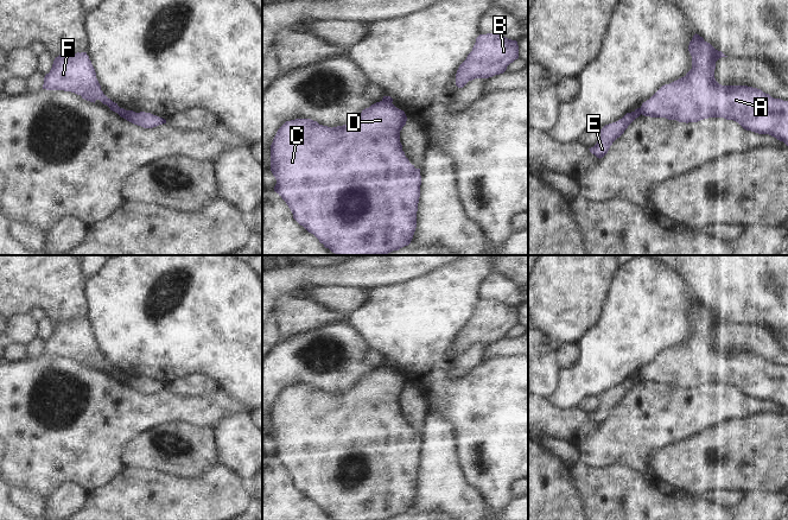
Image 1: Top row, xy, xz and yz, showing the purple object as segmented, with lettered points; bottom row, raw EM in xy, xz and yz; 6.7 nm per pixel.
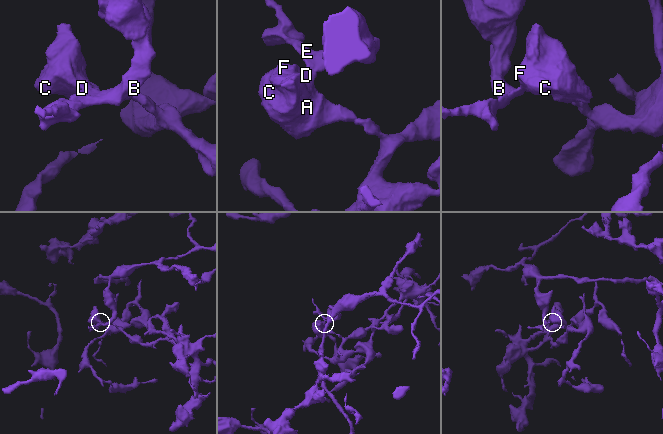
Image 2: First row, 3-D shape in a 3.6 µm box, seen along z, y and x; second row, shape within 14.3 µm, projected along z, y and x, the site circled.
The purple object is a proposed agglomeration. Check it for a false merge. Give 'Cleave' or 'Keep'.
Cleave

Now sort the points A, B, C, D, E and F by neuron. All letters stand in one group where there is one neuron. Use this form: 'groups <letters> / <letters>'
groups A C D F / B E

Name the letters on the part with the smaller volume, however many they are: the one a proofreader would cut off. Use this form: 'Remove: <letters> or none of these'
Remove: A, C, D, F

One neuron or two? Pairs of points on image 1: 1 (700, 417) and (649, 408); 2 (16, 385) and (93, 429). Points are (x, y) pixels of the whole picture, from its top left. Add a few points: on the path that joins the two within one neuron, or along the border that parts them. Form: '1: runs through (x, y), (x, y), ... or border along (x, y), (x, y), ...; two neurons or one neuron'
1: runs through (687, 413), (662, 413); one neuron
2: runs through (26, 408), (27, 416), (45, 430), (69, 429); one neuron

